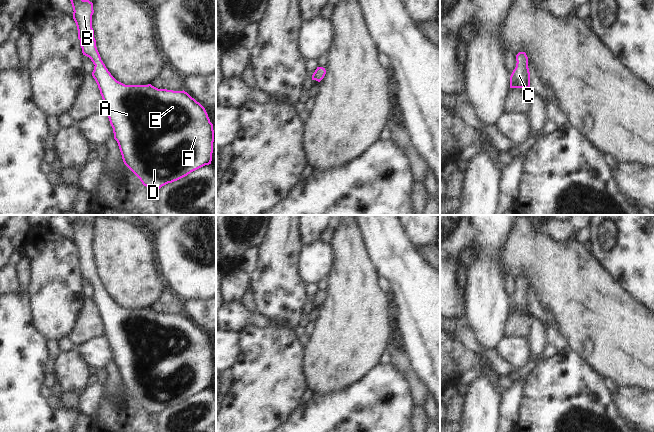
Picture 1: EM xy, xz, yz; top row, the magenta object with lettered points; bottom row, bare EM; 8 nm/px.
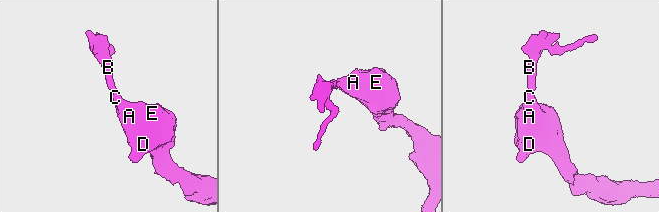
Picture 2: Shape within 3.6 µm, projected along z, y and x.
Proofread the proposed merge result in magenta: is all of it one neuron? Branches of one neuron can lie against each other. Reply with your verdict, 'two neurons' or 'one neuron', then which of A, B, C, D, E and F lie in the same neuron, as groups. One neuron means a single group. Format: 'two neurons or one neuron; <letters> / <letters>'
one neuron; A B C D E F

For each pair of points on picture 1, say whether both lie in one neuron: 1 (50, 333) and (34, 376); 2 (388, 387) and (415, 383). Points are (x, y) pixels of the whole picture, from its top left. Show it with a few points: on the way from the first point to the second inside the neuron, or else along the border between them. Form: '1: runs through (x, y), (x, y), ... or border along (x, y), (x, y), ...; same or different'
1: border along (32, 321), (35, 329), (46, 340); different
2: border along (393, 366), (406, 379), (412, 404); different

